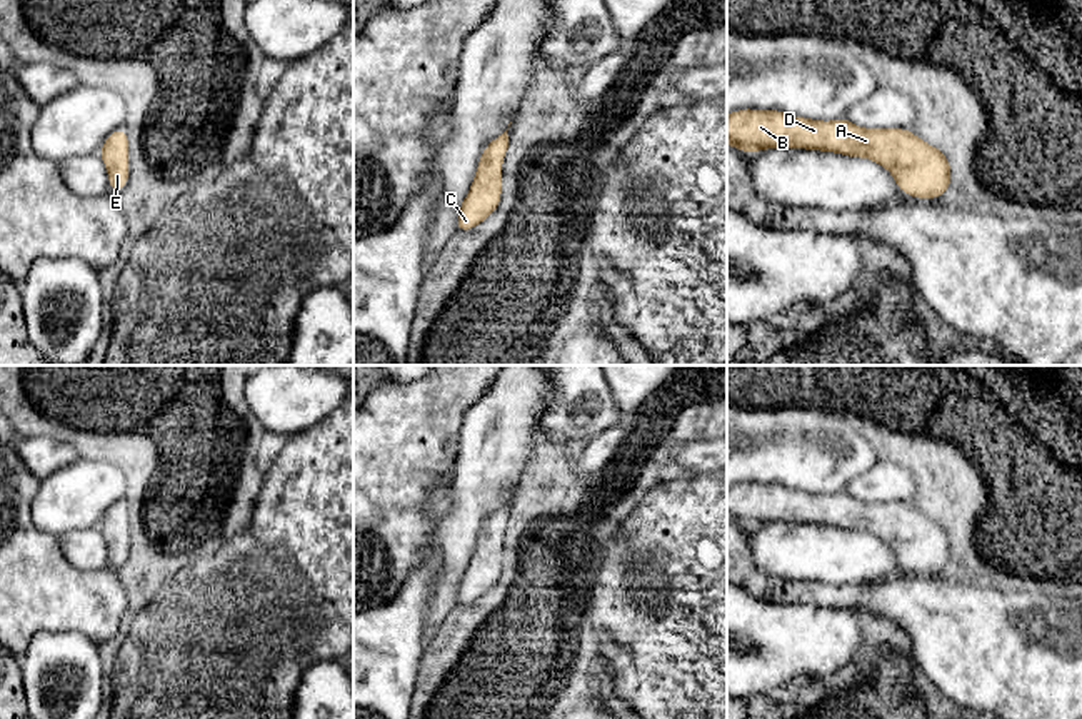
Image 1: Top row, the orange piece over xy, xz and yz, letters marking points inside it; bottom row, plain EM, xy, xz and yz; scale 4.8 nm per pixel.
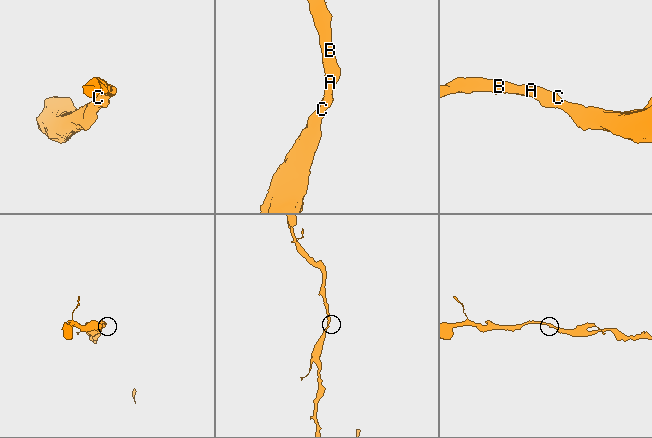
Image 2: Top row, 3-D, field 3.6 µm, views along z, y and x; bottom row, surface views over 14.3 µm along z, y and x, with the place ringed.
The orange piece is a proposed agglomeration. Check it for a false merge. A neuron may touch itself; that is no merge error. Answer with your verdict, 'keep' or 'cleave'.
keep

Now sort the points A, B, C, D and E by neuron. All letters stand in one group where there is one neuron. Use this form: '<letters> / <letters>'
A B C D E

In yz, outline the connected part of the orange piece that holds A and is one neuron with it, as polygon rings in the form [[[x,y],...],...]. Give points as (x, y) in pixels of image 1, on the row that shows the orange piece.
[[[742,108],[727,115],[727,145],[744,153],[784,147],[870,158],[915,199],[942,197],[952,172],[945,153],[905,128],[862,128],[849,118],[832,122],[779,110]]]

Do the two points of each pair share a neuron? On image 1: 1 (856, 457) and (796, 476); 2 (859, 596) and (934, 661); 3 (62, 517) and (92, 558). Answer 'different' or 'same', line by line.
1: same
2: same
3: different

